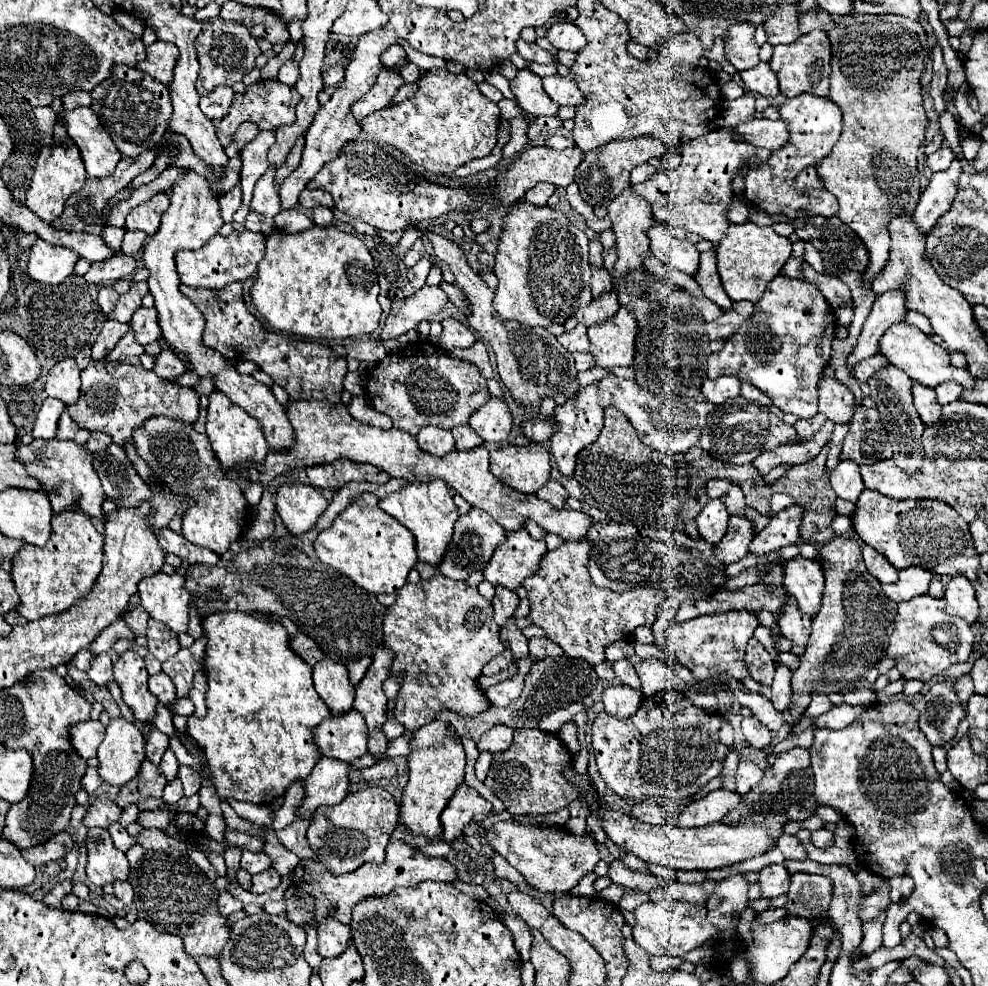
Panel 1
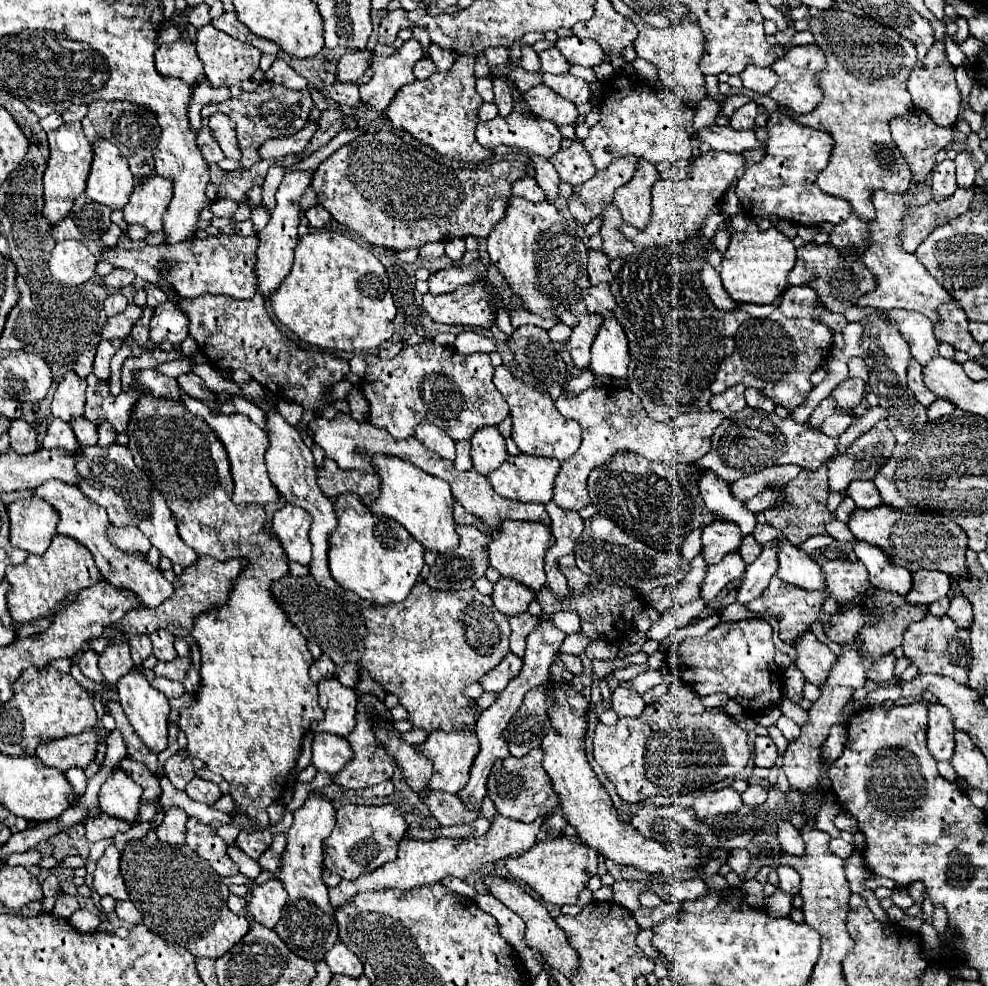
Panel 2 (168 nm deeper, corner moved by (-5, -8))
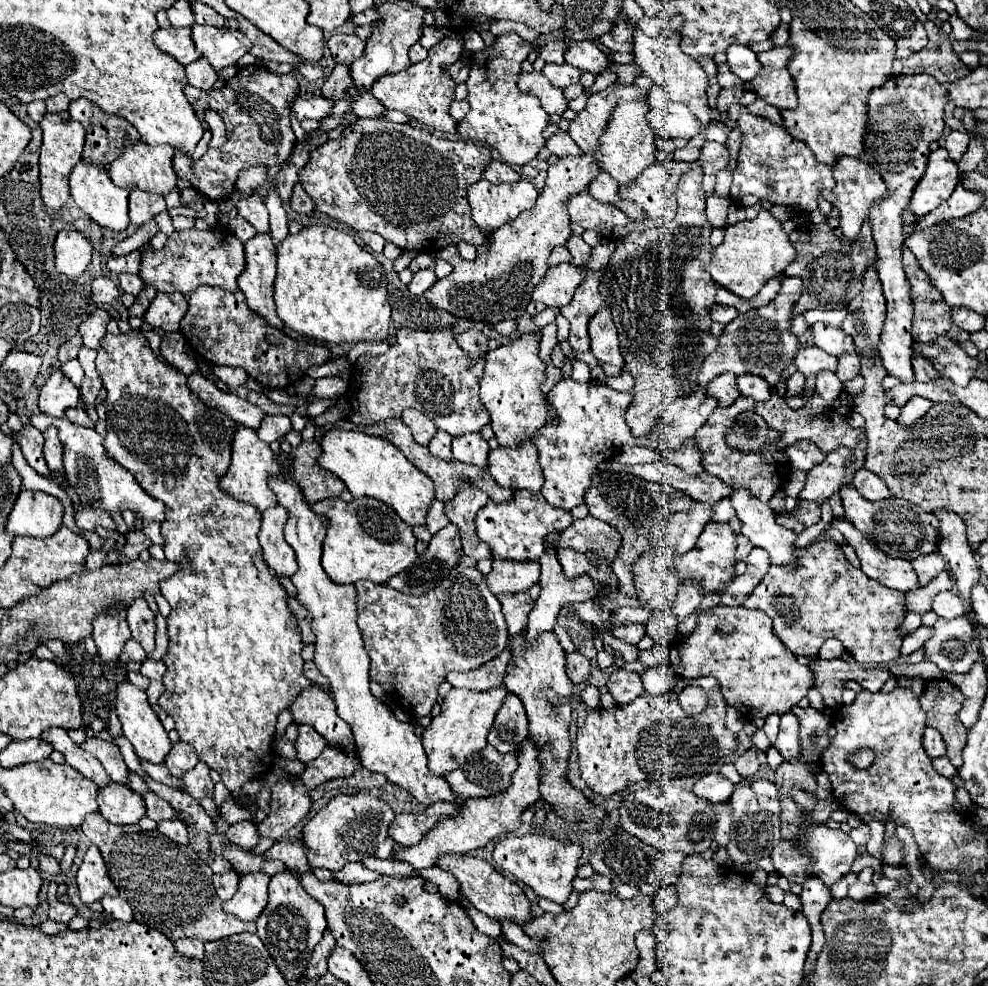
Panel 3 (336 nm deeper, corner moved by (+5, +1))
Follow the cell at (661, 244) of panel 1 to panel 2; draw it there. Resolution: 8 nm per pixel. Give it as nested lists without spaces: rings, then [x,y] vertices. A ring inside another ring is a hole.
[[[700,260],[700,270],[698,270],[698,276],[702,280],[702,286],[706,290],[706,294],[710,296],[710,300],[714,302],[716,308],[726,308],[726,310],[732,310],[738,306],[738,302],[730,300],[730,296],[726,296],[726,290],[720,282],[720,274],[718,270],[714,270],[706,260]]]

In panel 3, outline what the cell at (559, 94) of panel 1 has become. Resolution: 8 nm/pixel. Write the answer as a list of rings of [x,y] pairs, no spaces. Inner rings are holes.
[[[564,63],[564,65],[544,65],[542,75],[556,87],[568,87],[570,83],[578,83],[582,71],[576,71],[576,67]]]

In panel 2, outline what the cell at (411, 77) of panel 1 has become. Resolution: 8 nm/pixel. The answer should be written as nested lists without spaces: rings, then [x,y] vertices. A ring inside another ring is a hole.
[[[418,60],[418,64],[414,66],[414,76],[416,80],[426,80],[428,76],[432,76],[436,72],[436,66],[432,60]]]

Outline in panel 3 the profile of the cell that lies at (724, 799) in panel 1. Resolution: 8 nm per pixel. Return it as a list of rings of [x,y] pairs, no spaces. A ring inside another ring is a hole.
[[[710,773],[706,777],[702,777],[694,789],[692,789],[698,797],[708,799],[712,803],[722,803],[728,801],[732,791],[734,791],[734,783],[730,779],[726,779],[722,773]]]

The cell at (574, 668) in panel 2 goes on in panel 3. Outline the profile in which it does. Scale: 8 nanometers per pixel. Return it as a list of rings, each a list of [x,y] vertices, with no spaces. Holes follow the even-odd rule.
[[[578,651],[566,655],[566,675],[574,685],[586,683],[590,679],[590,673],[592,673],[592,665],[584,655],[580,655]]]

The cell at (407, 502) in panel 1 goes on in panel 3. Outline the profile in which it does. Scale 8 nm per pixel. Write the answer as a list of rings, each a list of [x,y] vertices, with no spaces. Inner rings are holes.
[[[334,427],[326,431],[320,439],[320,467],[338,475],[352,497],[374,497],[390,507],[408,523],[408,525],[424,525],[428,505],[432,503],[432,481],[418,471],[400,449],[394,447],[388,439],[376,435],[364,435],[362,431],[350,431]]]

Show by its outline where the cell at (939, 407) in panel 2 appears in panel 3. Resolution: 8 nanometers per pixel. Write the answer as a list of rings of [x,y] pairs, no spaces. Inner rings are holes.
[[[912,397],[904,407],[902,407],[902,415],[898,419],[898,425],[902,429],[912,427],[920,417],[924,417],[924,413],[932,407],[932,403],[924,397]]]

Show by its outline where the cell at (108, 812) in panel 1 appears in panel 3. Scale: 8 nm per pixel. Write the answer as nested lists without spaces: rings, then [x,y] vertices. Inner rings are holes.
[[[92,813],[92,815],[86,815],[86,819],[84,819],[84,823],[80,825],[80,829],[84,831],[84,835],[100,849],[100,853],[102,853],[102,857],[104,857],[104,863],[106,863],[106,869],[108,869],[108,877],[112,879],[112,883],[118,887],[118,893],[120,893],[120,897],[122,899],[126,899],[128,903],[130,903],[130,907],[132,907],[132,911],[134,911],[134,919],[138,921],[138,923],[144,923],[144,925],[148,925],[148,927],[152,927],[152,929],[156,929],[156,931],[160,931],[160,933],[164,933],[168,939],[178,939],[178,937],[198,937],[198,939],[204,939],[204,941],[216,941],[216,939],[220,939],[220,937],[230,937],[230,935],[236,935],[236,933],[242,933],[242,931],[250,931],[250,933],[254,933],[256,931],[256,927],[254,927],[254,923],[248,923],[248,921],[242,921],[242,919],[238,919],[238,917],[234,917],[234,915],[228,915],[228,913],[224,913],[222,911],[222,901],[220,901],[220,897],[216,895],[216,891],[214,891],[214,887],[212,887],[212,869],[194,853],[194,849],[192,847],[188,847],[188,845],[178,845],[178,843],[174,843],[174,841],[170,841],[170,839],[166,839],[160,831],[144,831],[144,829],[140,829],[140,825],[128,825],[128,831],[121,831],[121,827],[124,825],[120,825],[120,839],[115,839],[116,833],[113,833],[114,828],[119,830],[118,827],[112,827],[104,817],[102,817],[101,813]],[[128,847],[132,847],[132,851],[128,851]],[[132,855],[136,855],[136,863],[128,863],[128,859],[132,859]]]

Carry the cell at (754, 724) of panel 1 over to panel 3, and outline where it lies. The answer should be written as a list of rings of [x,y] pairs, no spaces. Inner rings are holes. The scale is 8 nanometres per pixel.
[[[756,747],[748,749],[744,755],[740,755],[740,757],[734,761],[734,767],[736,767],[736,771],[742,775],[742,779],[752,777],[752,775],[758,771],[758,767],[760,767],[758,749],[756,749]]]

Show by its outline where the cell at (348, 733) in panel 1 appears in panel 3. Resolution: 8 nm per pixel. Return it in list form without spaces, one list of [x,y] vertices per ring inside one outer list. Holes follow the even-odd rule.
[[[298,725],[298,739],[294,743],[296,747],[296,759],[302,763],[314,761],[326,747],[324,739],[316,735],[316,731],[310,725]]]

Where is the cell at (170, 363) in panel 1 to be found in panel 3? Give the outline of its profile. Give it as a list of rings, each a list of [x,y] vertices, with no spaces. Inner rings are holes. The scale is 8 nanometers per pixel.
[[[198,373],[190,375],[188,383],[190,383],[192,391],[196,391],[200,395],[200,399],[204,399],[204,403],[224,411],[228,417],[232,417],[242,427],[258,429],[262,419],[266,417],[266,413],[258,405],[254,405],[246,399],[240,399],[234,393],[222,393],[220,389],[214,387],[214,383],[210,383],[208,379],[204,379]]]

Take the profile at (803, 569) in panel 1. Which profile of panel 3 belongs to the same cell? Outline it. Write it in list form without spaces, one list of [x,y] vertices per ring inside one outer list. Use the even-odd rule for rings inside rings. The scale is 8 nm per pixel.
[[[732,489],[730,501],[742,521],[742,535],[746,535],[752,545],[768,551],[774,565],[784,565],[794,561],[794,531],[776,523],[772,509],[758,501],[748,489]]]

